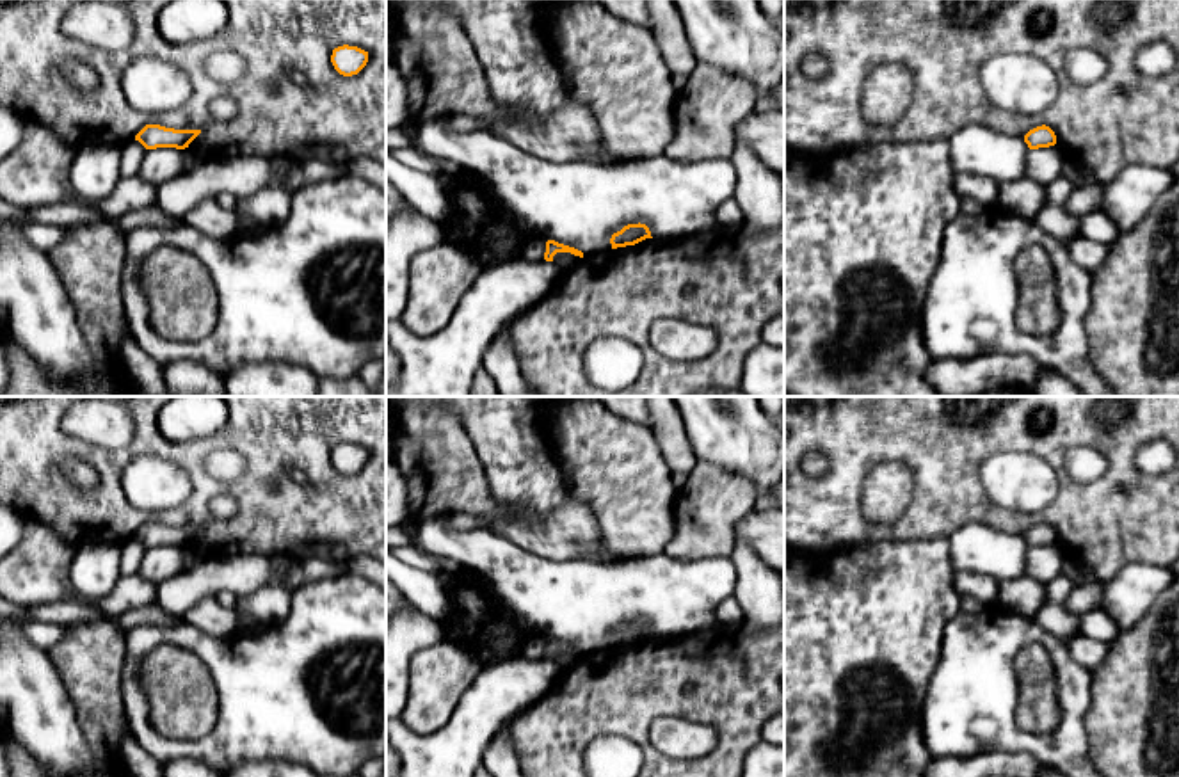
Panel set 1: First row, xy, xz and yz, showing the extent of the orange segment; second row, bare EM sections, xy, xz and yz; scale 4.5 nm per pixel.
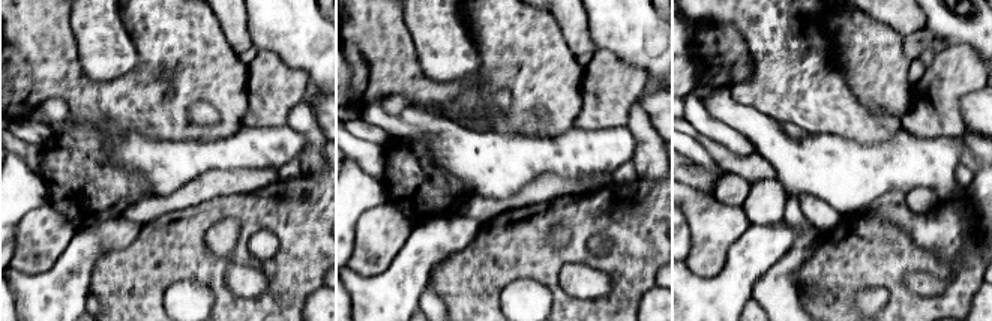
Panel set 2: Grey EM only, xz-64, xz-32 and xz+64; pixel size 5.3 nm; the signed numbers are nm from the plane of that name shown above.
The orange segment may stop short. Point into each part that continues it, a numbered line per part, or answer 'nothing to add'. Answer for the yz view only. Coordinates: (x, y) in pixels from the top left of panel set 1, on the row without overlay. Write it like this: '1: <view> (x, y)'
nothing to add

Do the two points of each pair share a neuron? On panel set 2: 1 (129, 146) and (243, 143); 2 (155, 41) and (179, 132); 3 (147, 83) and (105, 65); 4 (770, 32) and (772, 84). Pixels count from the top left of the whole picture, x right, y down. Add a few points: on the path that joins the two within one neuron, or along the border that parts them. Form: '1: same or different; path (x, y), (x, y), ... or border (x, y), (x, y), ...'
1: same; path (158, 155), (215, 155)
2: same; path (155, 63), (152, 104), (158, 110)
3: different; border (132, 39), (138, 63), (111, 80), (92, 80)
4: same; path (772, 45), (772, 71)

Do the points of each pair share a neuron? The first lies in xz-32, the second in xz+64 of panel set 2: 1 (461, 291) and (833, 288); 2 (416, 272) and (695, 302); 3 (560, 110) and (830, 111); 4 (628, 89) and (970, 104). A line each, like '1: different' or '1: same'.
1: same
2: same
3: different
4: different

